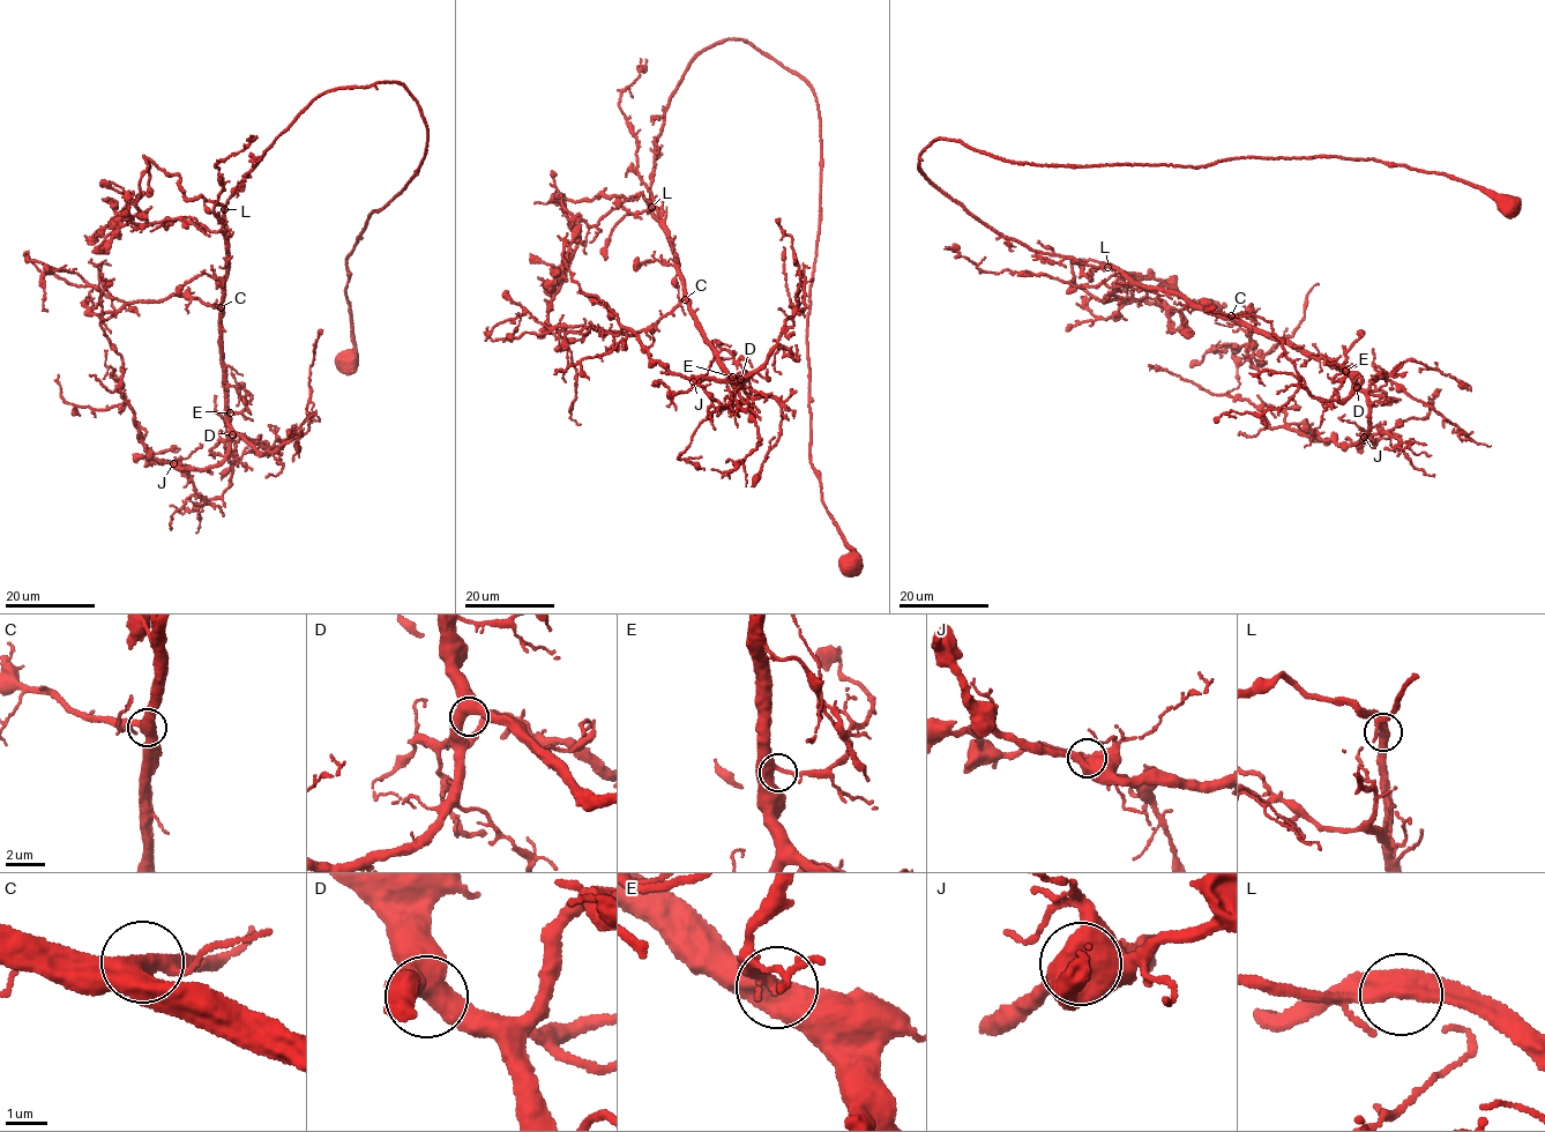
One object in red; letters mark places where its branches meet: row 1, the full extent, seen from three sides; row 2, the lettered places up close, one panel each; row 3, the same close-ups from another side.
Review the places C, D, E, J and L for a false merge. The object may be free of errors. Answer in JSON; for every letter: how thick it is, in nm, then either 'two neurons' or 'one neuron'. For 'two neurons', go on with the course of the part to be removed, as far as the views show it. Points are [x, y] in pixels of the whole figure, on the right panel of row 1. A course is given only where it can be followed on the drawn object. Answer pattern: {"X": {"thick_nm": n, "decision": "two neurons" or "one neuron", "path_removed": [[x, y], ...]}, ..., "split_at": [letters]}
{"C": {"thick_nm": 440, "decision": "one neuron"}, "D": {"thick_nm": 480, "decision": "one neuron"}, "E": {"thick_nm": 400, "decision": "one neuron"}, "J": {"thick_nm": 500, "decision": "one neuron"}, "L": {"thick_nm": 480, "decision": "one neuron"}, "split_at": []}

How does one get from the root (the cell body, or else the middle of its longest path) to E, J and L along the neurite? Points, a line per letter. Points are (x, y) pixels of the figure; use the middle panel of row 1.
E: (853, 560), (810, 461), (819, 104), (807, 80), (725, 39), (671, 97), (649, 206), (696, 326), (732, 377)
J: (853, 560), (810, 461), (819, 104), (739, 39), (691, 62), (650, 186), (689, 312), (744, 382), (693, 381)
L: (853, 560), (810, 461), (821, 146), (810, 82), (744, 41), (710, 45), (665, 111), (650, 207)

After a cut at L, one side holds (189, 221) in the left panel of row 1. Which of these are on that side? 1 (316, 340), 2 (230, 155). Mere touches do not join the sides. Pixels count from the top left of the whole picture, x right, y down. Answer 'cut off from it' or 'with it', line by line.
1: with it
2: with it

